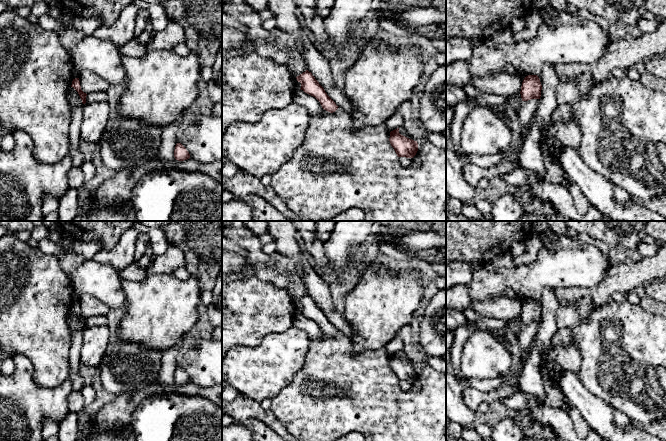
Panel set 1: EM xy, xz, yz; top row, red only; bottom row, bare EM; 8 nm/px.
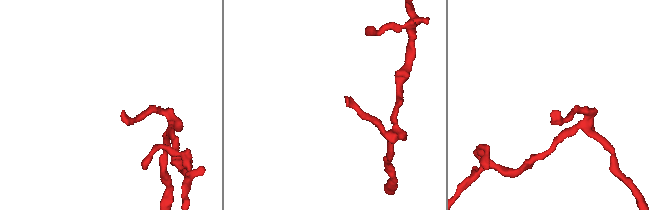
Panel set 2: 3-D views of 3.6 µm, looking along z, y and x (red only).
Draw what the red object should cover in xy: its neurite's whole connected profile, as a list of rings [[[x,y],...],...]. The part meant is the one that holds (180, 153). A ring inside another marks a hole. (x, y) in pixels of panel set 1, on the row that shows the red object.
[[[177,143],[174,150],[174,157],[178,161],[184,161],[190,158],[190,154],[181,143]]]

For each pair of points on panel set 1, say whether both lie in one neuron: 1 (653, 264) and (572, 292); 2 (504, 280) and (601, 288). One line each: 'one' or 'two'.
1: one
2: two

